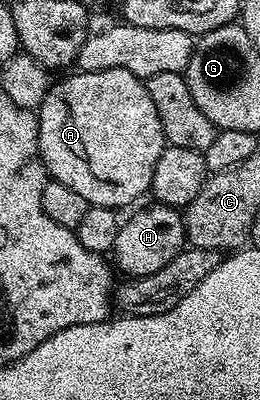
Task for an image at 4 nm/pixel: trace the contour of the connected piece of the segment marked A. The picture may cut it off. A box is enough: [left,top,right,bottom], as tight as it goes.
[36,69,167,209]

